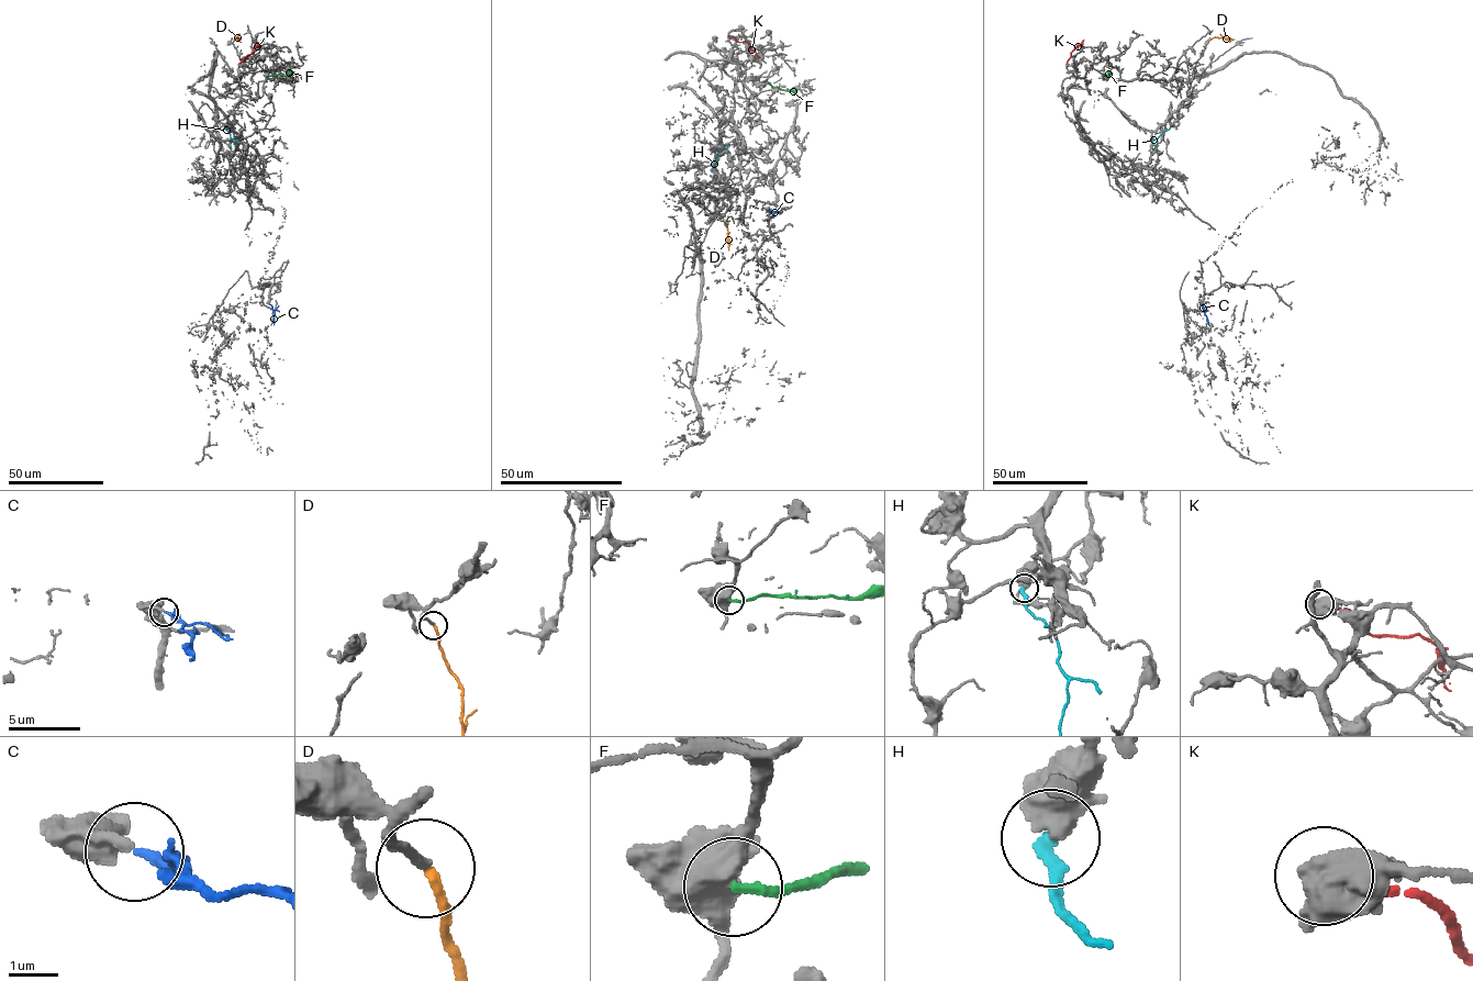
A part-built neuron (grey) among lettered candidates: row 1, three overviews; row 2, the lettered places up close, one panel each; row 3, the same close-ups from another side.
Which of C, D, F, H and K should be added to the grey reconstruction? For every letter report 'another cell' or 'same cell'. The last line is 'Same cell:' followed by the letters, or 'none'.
C: same cell
D: same cell
F: another cell
H: another cell
K: another cell
Same cell: C, D

